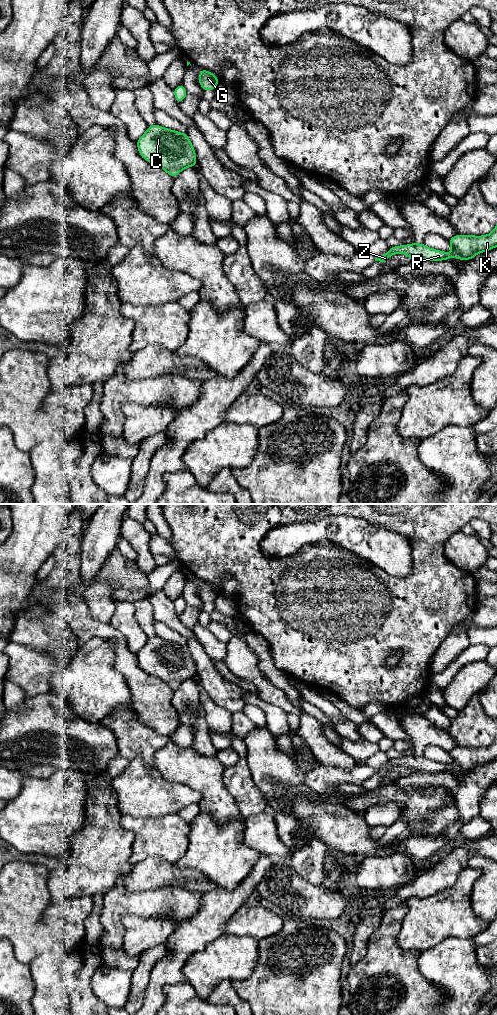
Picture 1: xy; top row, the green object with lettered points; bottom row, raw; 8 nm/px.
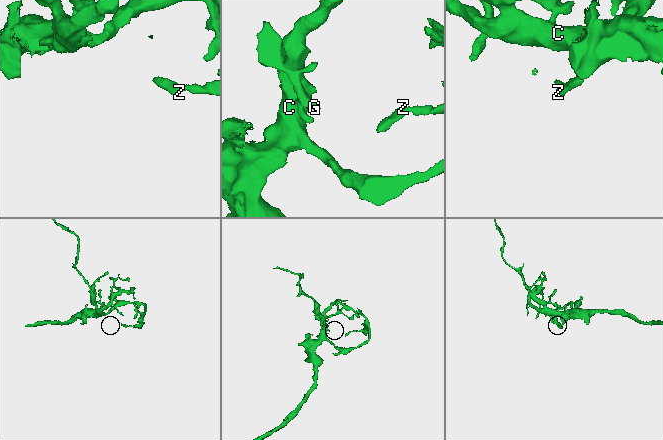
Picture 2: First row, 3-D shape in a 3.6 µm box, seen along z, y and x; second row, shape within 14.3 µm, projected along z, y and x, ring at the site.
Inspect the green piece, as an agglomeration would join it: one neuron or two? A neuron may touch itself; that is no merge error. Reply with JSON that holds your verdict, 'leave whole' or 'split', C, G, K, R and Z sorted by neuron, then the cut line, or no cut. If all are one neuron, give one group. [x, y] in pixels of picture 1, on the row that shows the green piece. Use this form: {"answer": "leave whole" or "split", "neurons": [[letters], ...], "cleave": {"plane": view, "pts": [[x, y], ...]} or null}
{"answer": "leave whole", "neurons": [["C", "G", "K", "R", "Z"]], "cleave": null}

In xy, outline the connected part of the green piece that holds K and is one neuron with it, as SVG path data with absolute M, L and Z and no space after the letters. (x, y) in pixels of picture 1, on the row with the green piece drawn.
M497 225L488 235L462 235L457 234L449 239L452 253L429 248L424 243L413 242L408 245L391 246L391 249L375 258L375 261L385 262L390 256L403 253L411 260L442 261L450 258L459 260L471 260L477 254L489 251L497 247Z

